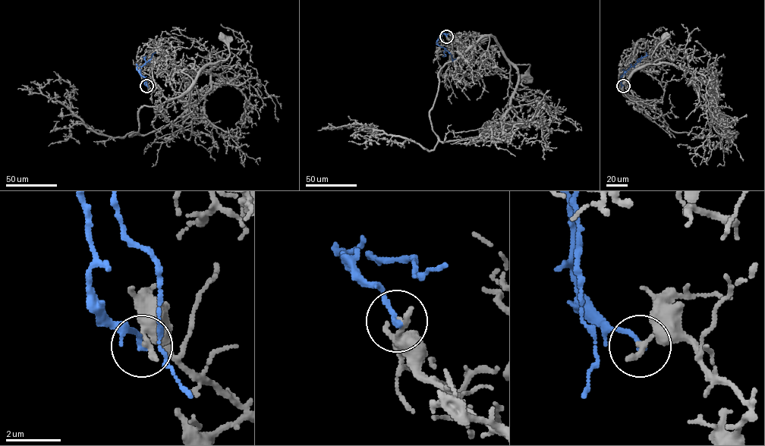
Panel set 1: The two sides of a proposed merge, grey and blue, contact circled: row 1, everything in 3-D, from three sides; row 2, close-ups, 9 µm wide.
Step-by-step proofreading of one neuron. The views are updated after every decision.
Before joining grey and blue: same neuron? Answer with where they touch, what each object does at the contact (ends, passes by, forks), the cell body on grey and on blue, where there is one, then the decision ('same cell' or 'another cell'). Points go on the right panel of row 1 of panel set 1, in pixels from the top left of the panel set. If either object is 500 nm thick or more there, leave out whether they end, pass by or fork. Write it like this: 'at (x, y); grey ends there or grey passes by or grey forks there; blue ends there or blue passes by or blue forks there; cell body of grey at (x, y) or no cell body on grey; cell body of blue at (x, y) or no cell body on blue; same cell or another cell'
at (623, 86); grey ends there; blue ends there; cell body of grey at (665, 37); no cell body on blue; another cell

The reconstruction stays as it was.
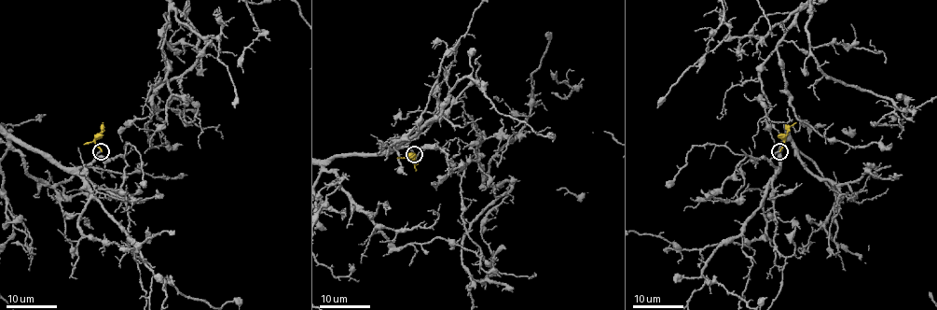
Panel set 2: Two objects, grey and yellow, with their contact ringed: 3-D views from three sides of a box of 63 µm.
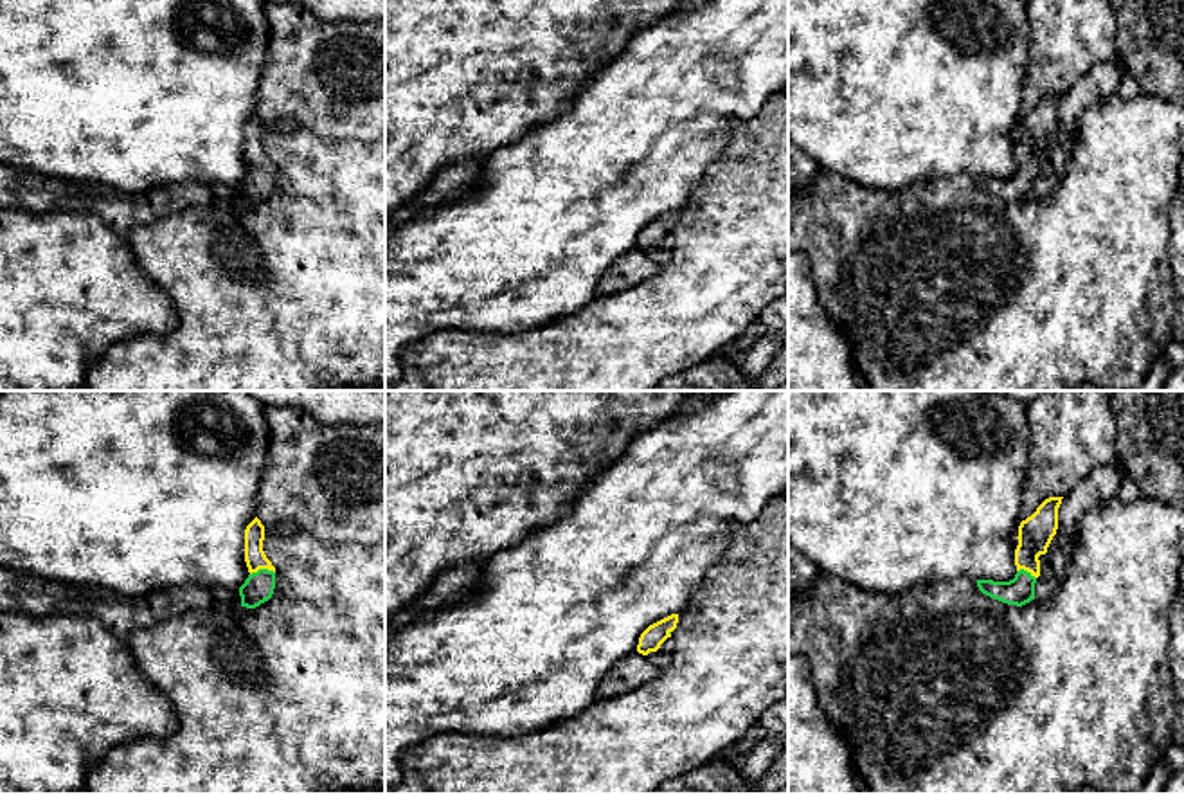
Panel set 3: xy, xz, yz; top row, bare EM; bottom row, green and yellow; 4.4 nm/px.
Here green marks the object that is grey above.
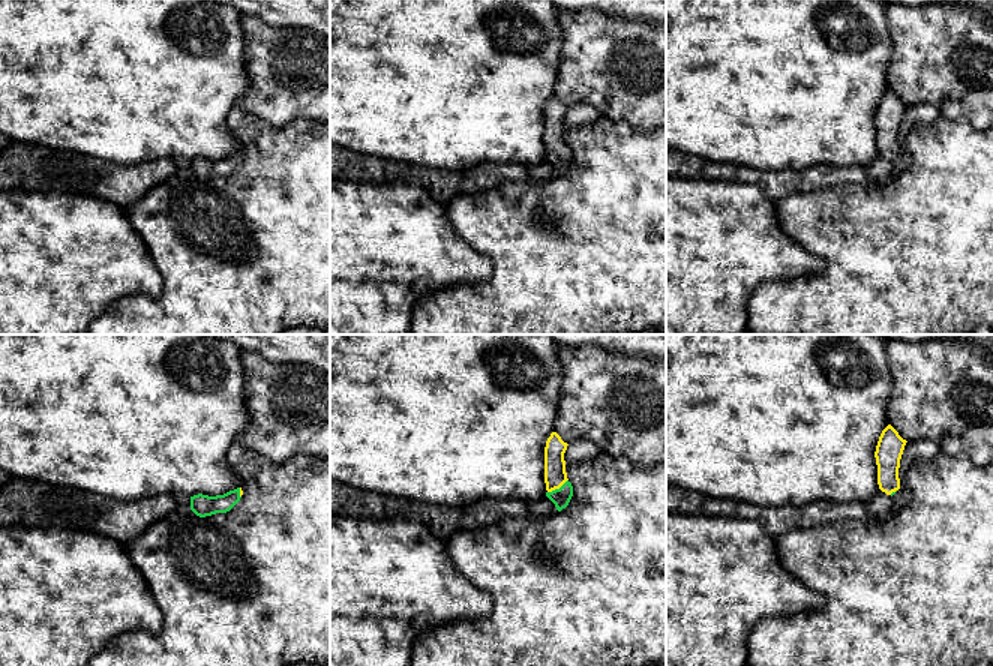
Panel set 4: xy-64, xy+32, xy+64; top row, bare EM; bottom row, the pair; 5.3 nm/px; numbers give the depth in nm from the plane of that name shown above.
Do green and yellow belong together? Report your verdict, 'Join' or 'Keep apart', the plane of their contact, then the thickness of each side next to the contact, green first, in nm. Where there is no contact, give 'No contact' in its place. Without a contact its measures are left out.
Join. Touches green in xy. Thickness 140 nm (green) against 90 nm

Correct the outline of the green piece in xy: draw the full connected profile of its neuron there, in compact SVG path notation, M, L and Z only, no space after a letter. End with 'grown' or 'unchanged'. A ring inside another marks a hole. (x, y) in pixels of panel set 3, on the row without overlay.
M256 113L245 126L245 158L248 175L239 184L241 203L256 205L268 198L275 185L275 164L263 148L265 122Z; grown

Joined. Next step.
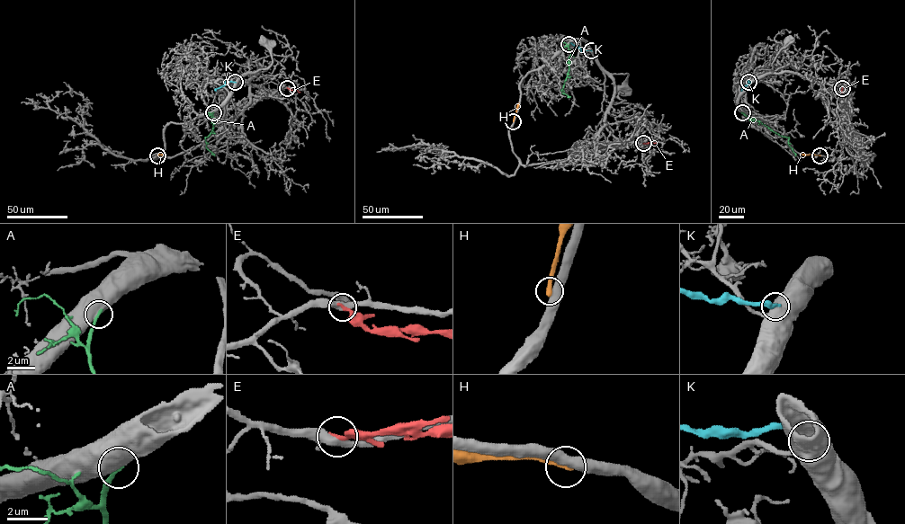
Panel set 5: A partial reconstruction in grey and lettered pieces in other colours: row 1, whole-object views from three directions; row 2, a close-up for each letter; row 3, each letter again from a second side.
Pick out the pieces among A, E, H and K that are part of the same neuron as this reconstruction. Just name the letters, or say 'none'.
A

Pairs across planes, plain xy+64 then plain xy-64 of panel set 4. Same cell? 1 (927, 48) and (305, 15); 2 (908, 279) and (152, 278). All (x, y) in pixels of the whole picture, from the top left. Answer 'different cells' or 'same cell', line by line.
1: different cells
2: different cells

